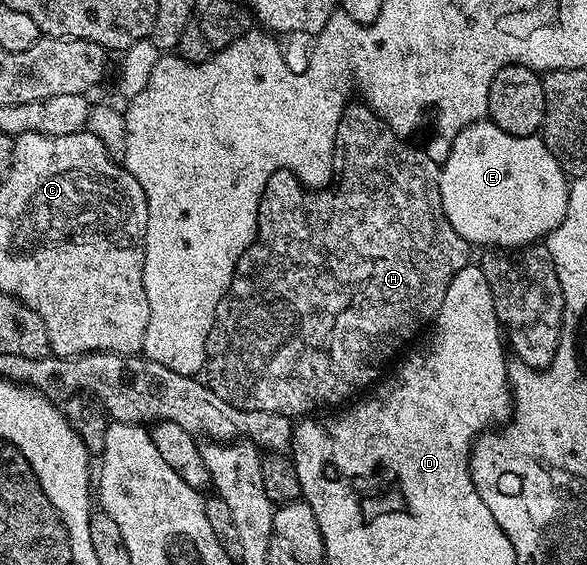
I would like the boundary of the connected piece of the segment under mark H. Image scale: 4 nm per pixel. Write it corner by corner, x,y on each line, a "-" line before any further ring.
356,101
348,102
343,108
337,147
341,155
343,151
343,161
341,157
337,182
330,189
312,189
291,169
273,172
265,185
259,202
259,233
237,261
233,277
227,284
227,292
217,305
215,320
207,338
205,379
213,393
217,393
221,401
229,401
229,405
256,411
276,411
278,415
288,417
303,417
314,412
311,411
314,407
331,409
334,408
331,407
334,403
346,404
352,397
360,394
358,391
362,387
370,388
380,378
379,370
383,363
394,357
395,350
402,343
410,344
434,320
435,314
441,309
441,301
445,301
445,293
449,293
449,281
453,281
455,274
469,261
468,243
460,237
457,229
453,229
453,225
449,225
443,212
439,188
440,164
434,163
422,146
414,147
411,141
398,135
373,108
362,101

